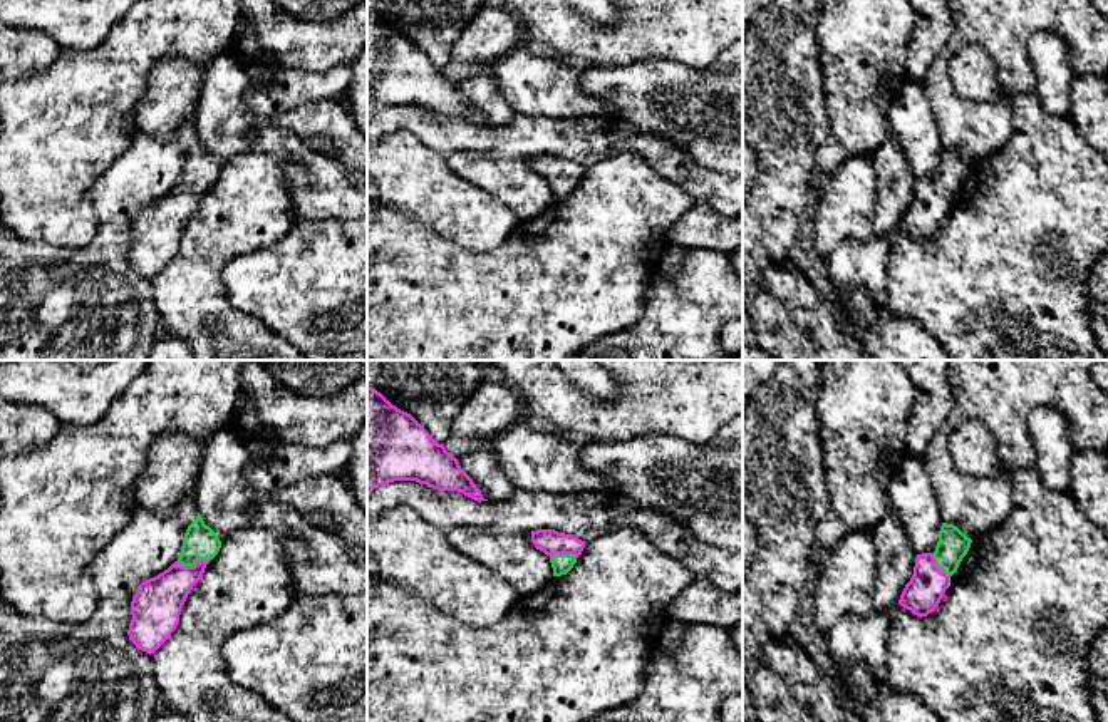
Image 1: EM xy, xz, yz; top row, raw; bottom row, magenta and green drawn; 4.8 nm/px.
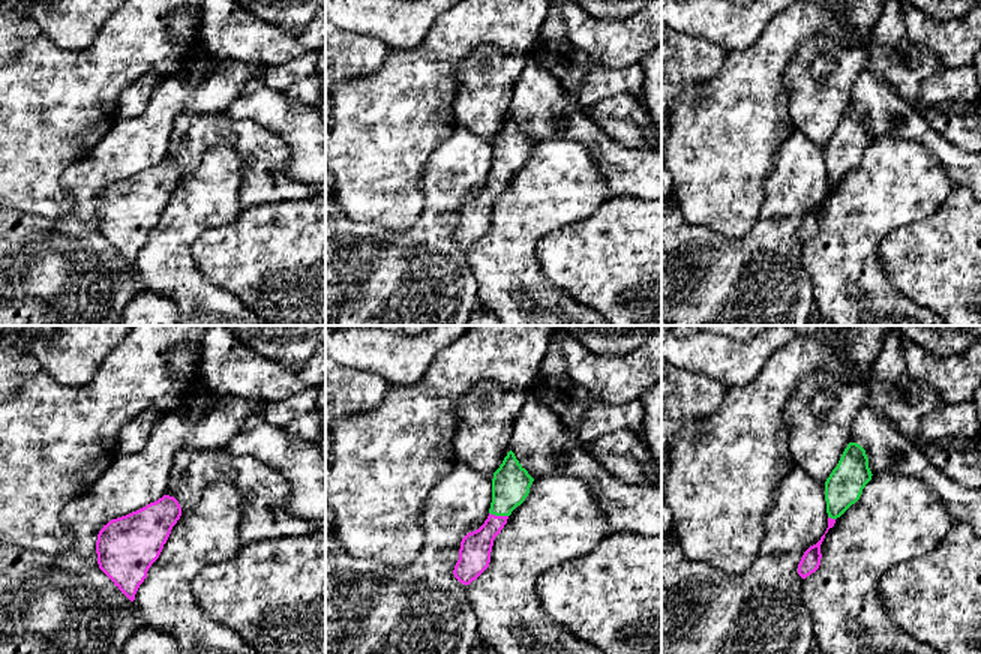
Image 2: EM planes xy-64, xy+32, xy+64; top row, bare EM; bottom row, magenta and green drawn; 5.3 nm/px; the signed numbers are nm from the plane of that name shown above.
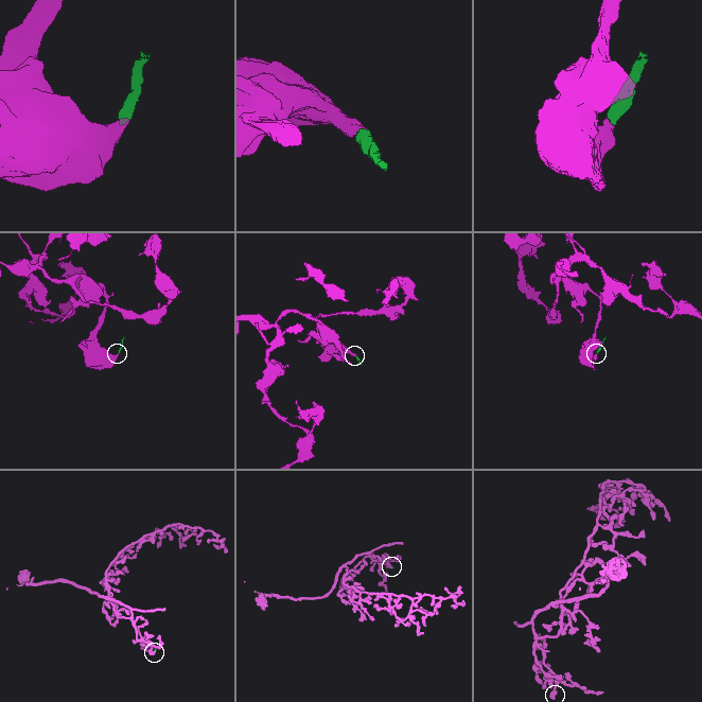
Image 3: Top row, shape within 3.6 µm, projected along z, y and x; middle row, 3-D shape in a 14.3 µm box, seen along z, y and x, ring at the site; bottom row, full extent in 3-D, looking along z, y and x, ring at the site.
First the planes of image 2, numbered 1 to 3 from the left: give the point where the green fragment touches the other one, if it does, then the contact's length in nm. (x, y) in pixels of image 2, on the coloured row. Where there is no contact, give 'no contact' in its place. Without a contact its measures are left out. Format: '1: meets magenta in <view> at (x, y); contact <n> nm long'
1: no contact
2: meets magenta in xy+32 at (498, 516); contact 110 nm long
3: meets magenta in xy+64 at (830, 518); contact 40 nm long

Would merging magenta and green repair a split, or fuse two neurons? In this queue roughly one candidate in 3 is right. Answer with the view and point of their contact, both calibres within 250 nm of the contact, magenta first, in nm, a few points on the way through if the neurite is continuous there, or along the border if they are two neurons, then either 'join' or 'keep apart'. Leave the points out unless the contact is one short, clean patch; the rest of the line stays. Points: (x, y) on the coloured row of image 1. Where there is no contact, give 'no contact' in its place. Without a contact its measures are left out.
meets magenta in xy at (191, 567); 240 nm thick on the magenta side, 160 nm on the other; runs through xy (156, 605), (191, 567), (200, 541); join

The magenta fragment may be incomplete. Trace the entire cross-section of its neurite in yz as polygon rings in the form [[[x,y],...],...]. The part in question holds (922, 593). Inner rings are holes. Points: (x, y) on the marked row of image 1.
[[[942,523],[935,551],[917,554],[914,575],[903,588],[898,605],[917,616],[935,611],[971,543],[972,539],[957,526]]]

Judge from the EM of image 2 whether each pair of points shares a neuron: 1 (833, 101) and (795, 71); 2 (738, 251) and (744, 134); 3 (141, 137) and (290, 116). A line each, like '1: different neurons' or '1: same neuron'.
1: same neuron
2: different neurons
3: different neurons

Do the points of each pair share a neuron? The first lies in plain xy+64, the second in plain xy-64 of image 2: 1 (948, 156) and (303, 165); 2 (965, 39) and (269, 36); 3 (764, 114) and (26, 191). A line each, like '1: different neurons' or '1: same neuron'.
1: different neurons
2: same neuron
3: same neuron

